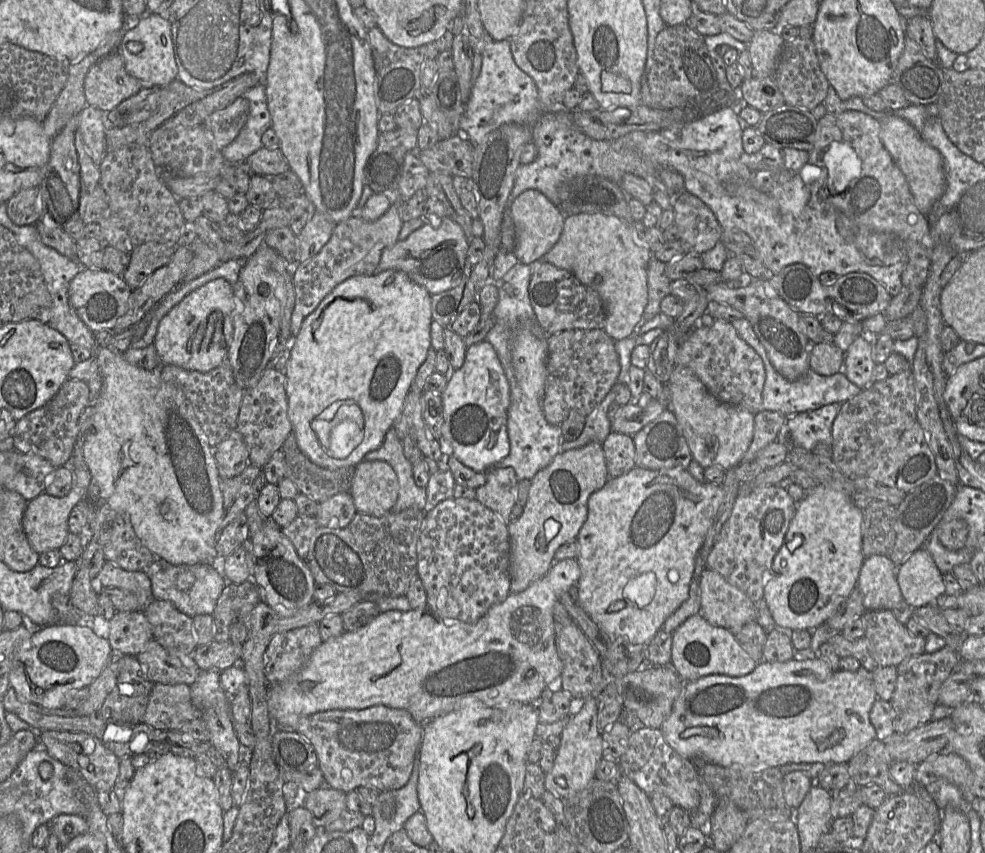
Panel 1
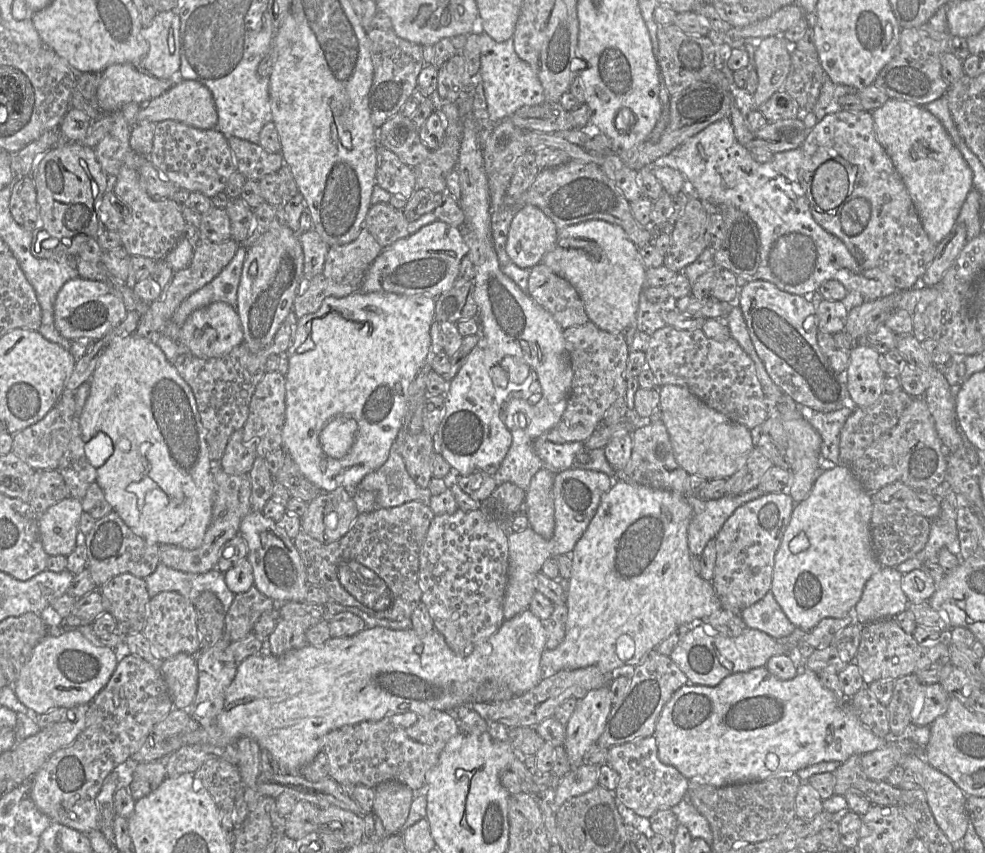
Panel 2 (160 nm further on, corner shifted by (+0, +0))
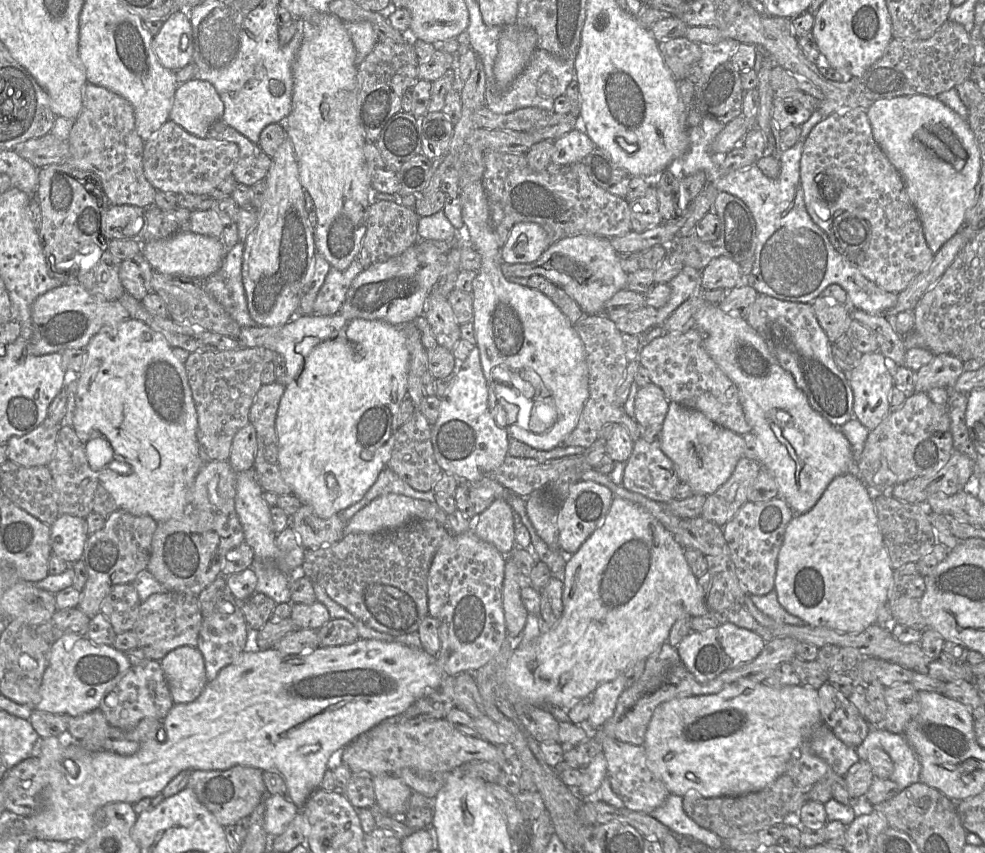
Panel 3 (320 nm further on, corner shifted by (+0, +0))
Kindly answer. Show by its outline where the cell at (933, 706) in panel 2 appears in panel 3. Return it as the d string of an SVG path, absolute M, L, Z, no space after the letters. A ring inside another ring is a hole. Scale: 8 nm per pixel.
M907 682L887 687L884 695L887 710L883 728L893 734L904 734L909 721L919 712L918 691Z

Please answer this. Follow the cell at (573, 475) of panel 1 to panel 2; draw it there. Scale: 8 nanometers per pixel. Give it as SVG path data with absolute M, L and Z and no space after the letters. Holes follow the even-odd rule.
M569 468L556 473L553 485L555 528L550 539L537 534L530 526L521 532L508 531L509 569L503 603L504 620L509 620L529 608L536 589L537 574L549 558L571 555L576 543L586 531L600 504L601 497L612 487L614 478L599 471Z

